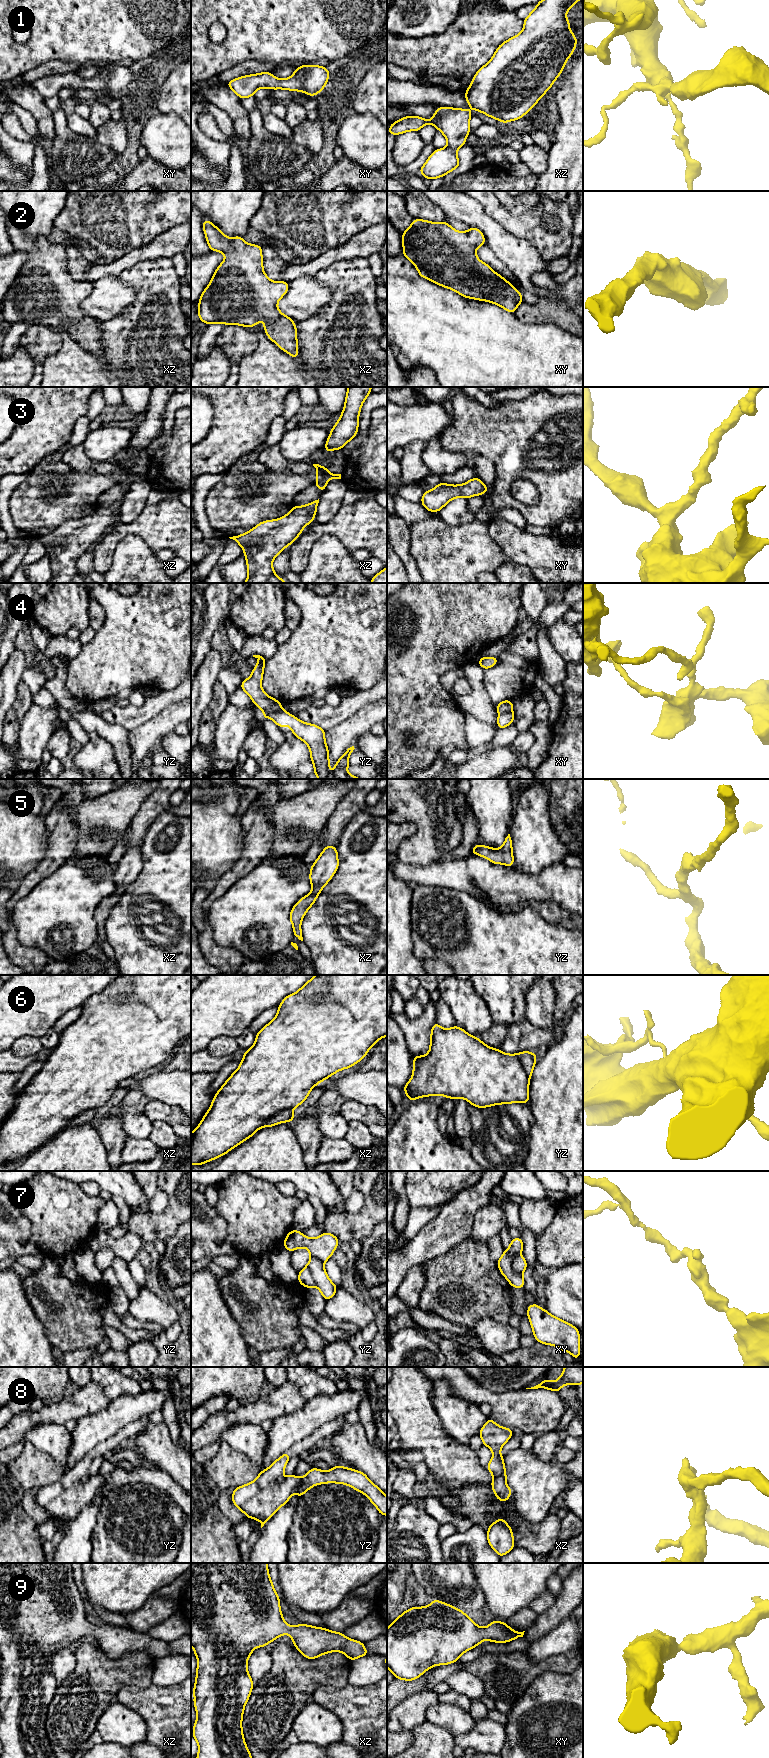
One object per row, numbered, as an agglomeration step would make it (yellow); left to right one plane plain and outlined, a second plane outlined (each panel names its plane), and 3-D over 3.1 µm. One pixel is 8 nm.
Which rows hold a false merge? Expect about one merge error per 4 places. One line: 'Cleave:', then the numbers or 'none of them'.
Cleave: 4, 6, 7

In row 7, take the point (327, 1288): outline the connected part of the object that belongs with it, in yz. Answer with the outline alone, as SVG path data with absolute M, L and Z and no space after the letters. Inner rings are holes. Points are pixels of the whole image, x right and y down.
M311 1257L307 1266L312 1273L314 1284L320 1290L324 1300L330 1300L335 1295L338 1286L329 1279L324 1262Z

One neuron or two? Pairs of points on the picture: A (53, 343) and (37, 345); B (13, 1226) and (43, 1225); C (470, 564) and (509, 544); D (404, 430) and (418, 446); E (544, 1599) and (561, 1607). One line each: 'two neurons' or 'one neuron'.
A: one neuron
B: two neurons
C: two neurons
D: two neurons
E: two neurons

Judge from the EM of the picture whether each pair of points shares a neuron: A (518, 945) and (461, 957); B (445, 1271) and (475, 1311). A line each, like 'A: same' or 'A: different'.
A: same
B: same

